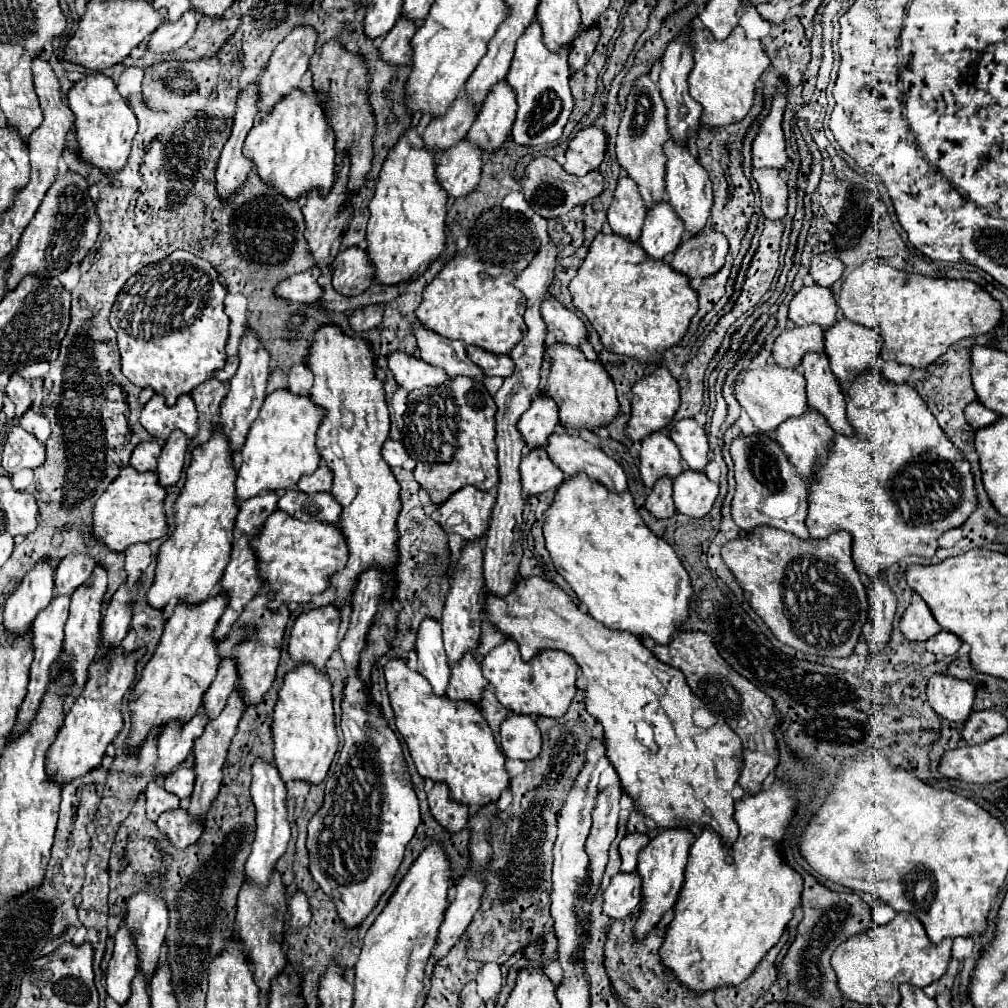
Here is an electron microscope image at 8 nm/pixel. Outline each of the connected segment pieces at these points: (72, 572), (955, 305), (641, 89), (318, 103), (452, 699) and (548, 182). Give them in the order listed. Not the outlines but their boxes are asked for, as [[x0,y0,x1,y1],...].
[[55,554,95,594],[837,260,1001,368],[617,72,669,208],[245,88,337,198],[385,654,509,806],[521,156,605,218]]

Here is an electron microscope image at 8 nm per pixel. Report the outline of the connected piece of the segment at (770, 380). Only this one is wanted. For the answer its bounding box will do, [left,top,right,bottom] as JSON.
[733,362,807,432]

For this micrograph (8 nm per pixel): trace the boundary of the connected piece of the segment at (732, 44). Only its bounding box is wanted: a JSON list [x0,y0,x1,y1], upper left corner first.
[689,26,769,126]

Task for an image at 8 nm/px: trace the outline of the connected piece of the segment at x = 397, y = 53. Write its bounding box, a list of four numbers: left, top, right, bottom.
[379,22,419,64]

